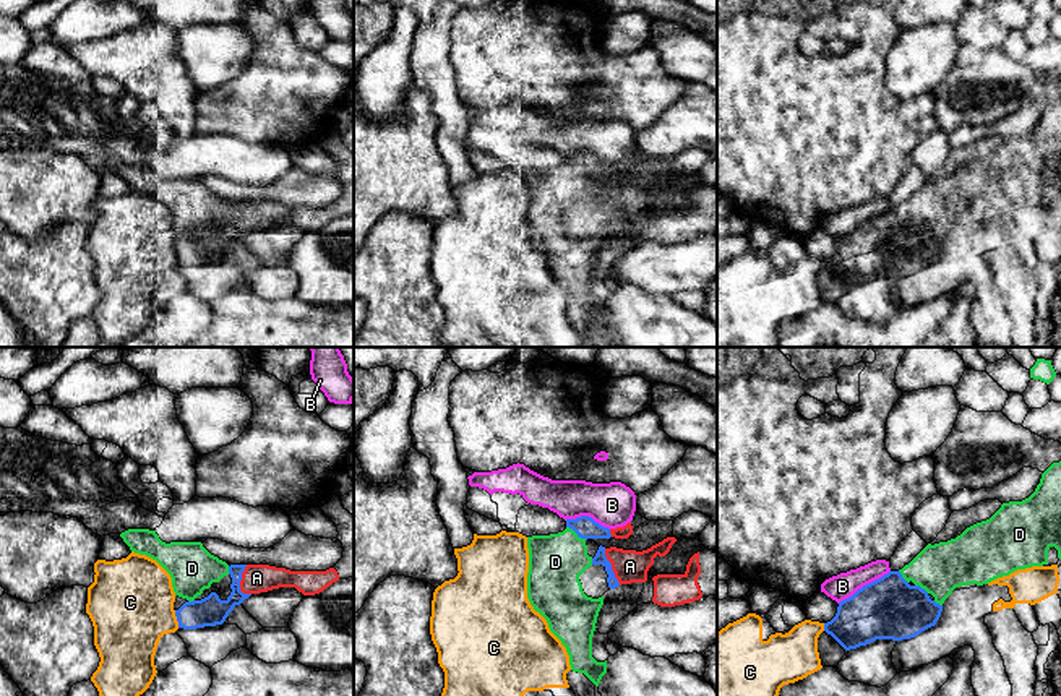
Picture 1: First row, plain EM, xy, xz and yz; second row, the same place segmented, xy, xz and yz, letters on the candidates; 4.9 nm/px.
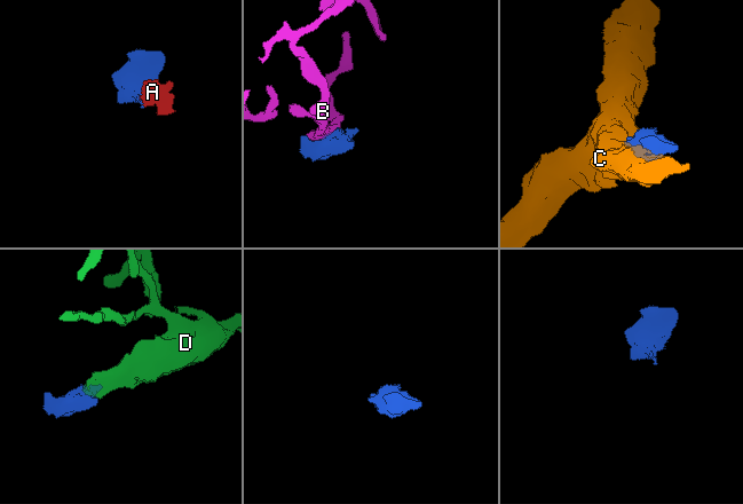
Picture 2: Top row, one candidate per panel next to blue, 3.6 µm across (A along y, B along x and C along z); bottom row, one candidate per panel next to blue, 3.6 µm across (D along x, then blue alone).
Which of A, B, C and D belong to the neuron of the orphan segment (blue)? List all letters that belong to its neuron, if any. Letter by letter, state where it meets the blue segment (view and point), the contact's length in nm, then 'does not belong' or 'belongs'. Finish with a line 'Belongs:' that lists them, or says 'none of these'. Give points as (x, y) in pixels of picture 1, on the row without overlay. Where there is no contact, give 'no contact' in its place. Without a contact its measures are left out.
A: contact xz (610, 203); length 200 nm; belongs
B: contact yz (863, 223); length 300 nm; does not belong
C: contact xy (177, 255); length 90 nm; does not belong
D: contact xz (576, 169); length 120 nm; belongs
Belongs: A, D

